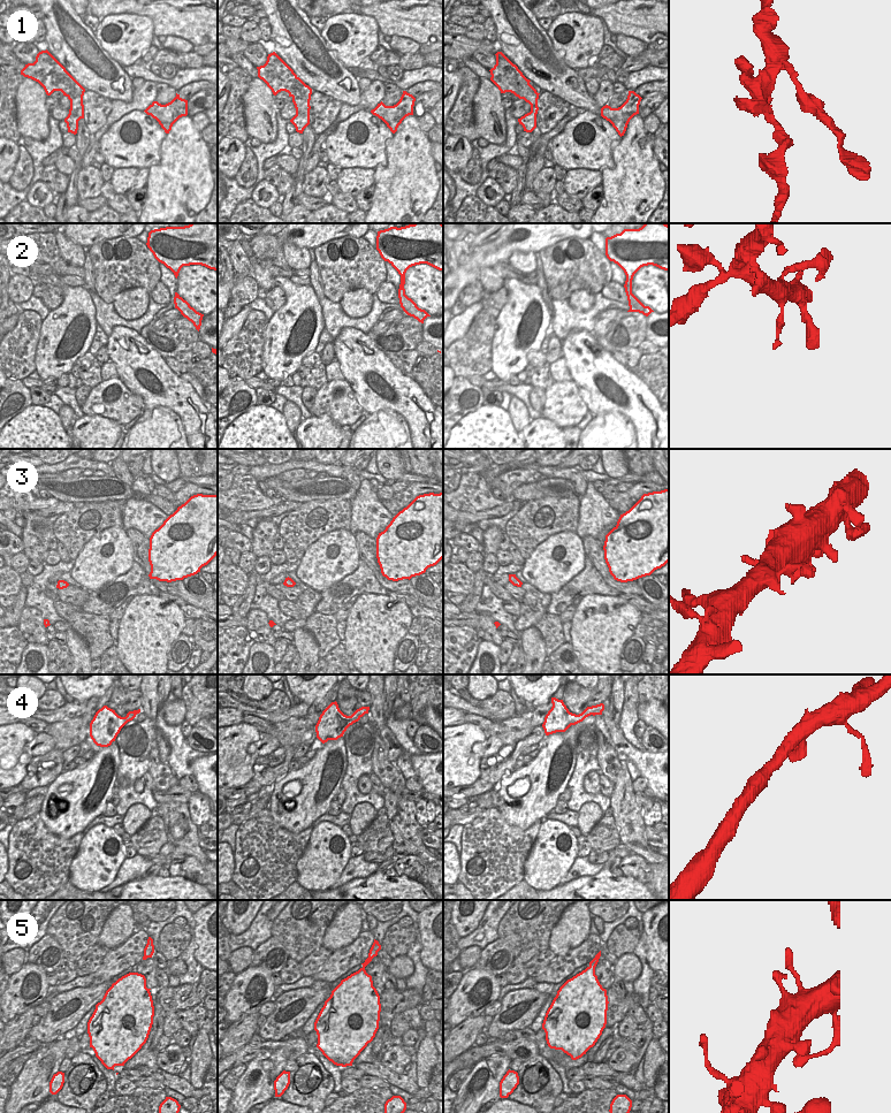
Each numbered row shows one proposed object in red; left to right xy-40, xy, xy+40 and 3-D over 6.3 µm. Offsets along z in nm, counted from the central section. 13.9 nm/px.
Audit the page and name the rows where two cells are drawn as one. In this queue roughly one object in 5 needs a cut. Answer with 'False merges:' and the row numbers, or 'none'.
False merges: none

